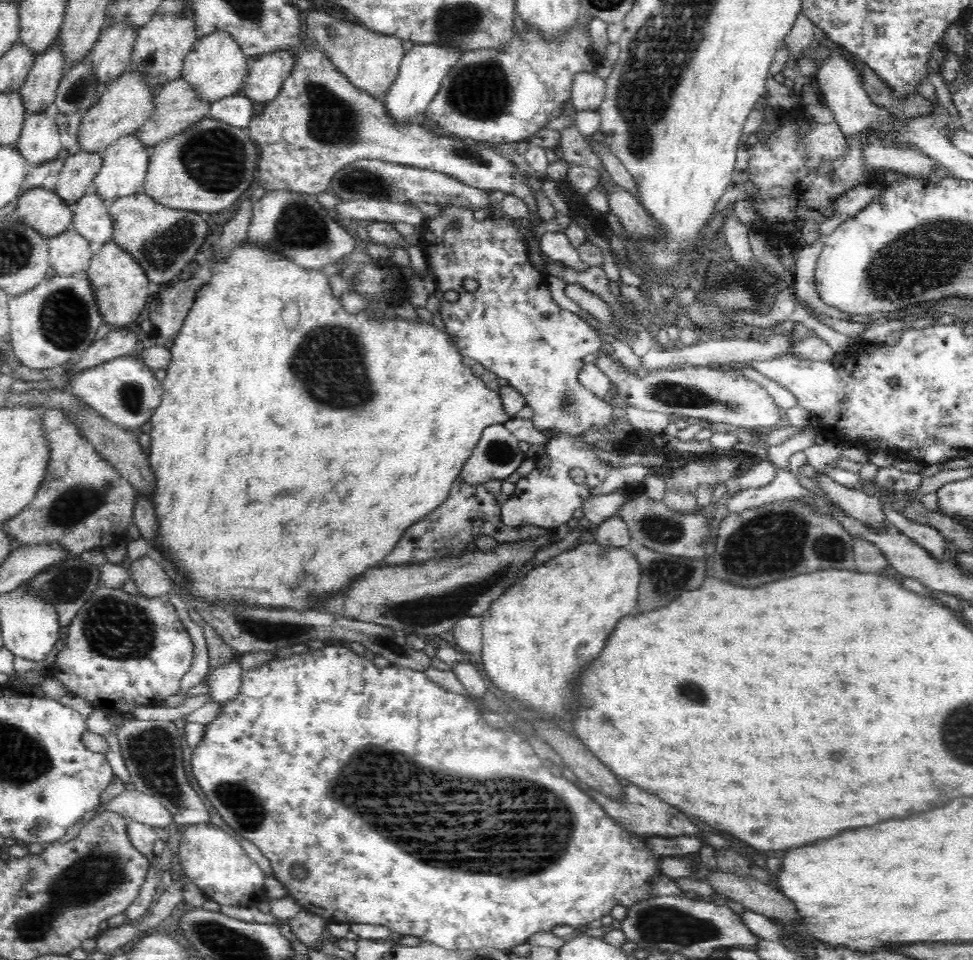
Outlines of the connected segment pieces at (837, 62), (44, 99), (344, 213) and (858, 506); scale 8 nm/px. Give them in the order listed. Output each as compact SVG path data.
M840 48L838 53L830 53L822 60L821 68L814 76L819 81L822 93L824 93L824 100L834 113L835 120L840 125L840 130L845 137L860 132L863 128L875 123L888 122L888 120L892 120L893 116L888 109L884 110L870 100L866 89L862 87L861 71L857 66L853 66L852 61L848 60L848 55L852 54L844 48Z
M56 39L50 48L34 60L32 69L19 89L26 115L53 109L57 89L65 74L63 52Z
M367 198L364 200L340 200L334 209L344 219L354 222L360 220L384 223L406 223L419 227L423 223L424 214L409 202L390 202Z
M816 474L818 482L814 481L820 489L852 518L859 520L864 526L873 530L888 528L888 519L884 514L880 498L876 495L868 495L860 490L850 489L838 485L838 482L830 479L826 474Z

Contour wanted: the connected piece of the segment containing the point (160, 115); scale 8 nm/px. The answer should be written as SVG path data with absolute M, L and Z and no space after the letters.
M180 78L168 85L164 85L153 96L153 108L155 111L145 120L140 128L134 130L135 136L139 138L139 142L144 147L156 147L164 140L172 138L172 136L181 134L194 125L196 121L202 120L207 116L210 105L204 103L199 96L192 91L188 83Z

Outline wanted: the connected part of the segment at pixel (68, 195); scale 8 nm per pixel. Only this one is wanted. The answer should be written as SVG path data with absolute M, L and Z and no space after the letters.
M78 151L66 158L55 185L55 194L68 205L87 194L103 163L102 152Z

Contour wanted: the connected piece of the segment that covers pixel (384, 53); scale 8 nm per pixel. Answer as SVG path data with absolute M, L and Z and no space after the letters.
M320 8L308 12L306 28L309 38L315 42L317 48L324 52L352 85L372 96L382 96L396 81L399 66L406 54L400 37L374 32L364 25L332 18Z

